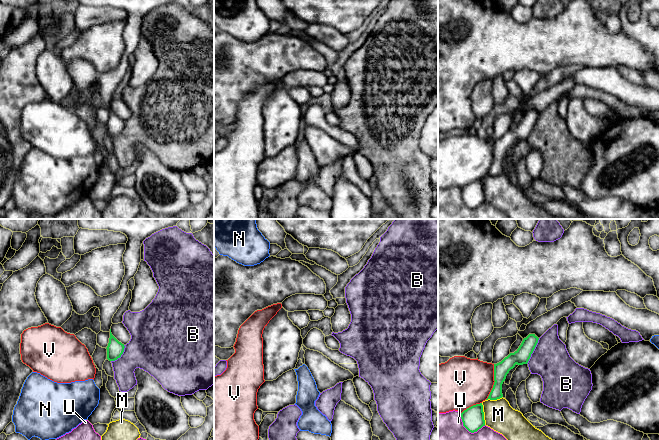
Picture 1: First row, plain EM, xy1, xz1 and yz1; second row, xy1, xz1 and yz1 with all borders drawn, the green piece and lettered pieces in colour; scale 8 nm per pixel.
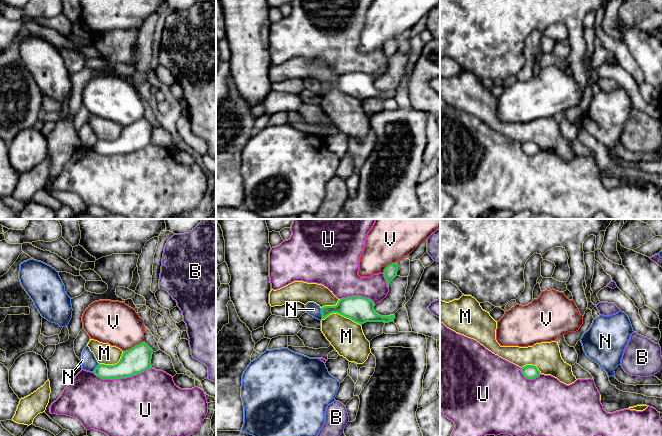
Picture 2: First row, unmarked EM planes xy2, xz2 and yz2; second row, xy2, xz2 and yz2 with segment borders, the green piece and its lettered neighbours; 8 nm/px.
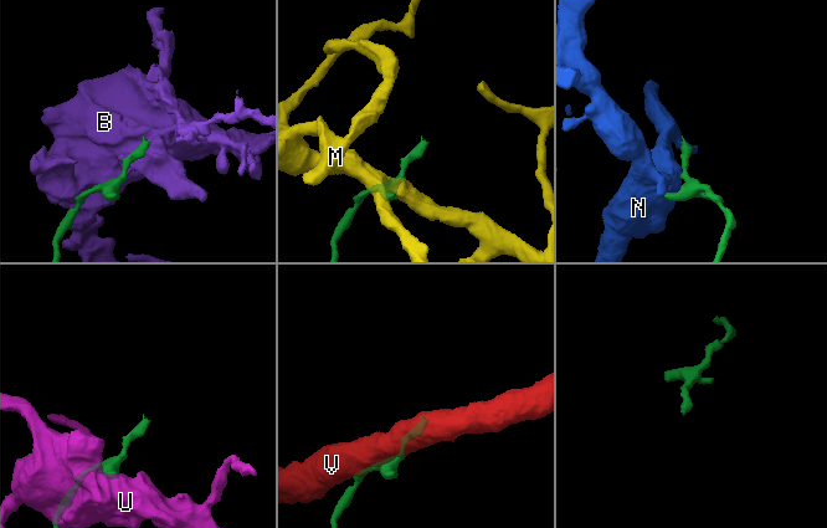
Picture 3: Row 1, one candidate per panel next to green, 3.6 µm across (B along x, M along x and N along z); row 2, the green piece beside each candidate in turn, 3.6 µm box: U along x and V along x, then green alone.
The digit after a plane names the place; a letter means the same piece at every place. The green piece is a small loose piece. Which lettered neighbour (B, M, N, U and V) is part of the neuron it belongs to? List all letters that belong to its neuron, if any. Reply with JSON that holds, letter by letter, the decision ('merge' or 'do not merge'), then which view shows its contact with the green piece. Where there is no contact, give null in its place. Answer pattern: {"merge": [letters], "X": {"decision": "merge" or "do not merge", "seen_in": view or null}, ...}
{"merge": [], "B": {"decision": "do not merge", "seen_in": "yz1"}, "M": {"decision": "do not merge", "seen_in": "xz2"}, "N": {"decision": "do not merge", "seen_in": "xz2"}, "U": {"decision": "do not merge", "seen_in": "xy2"}, "V": {"decision": "do not merge", "seen_in": "yz1"}}

